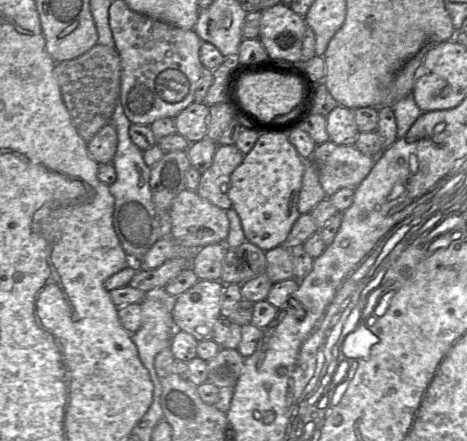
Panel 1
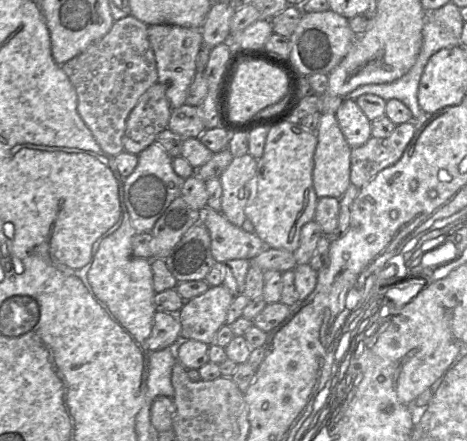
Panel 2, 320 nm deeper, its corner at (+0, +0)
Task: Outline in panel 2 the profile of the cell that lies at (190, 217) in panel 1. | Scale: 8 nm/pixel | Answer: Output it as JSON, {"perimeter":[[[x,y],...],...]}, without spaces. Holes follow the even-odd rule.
{"perimeter":[[[209,207],[200,210],[200,222],[209,232],[211,253],[216,262],[251,260],[267,248],[255,233],[232,224],[223,214]]]}

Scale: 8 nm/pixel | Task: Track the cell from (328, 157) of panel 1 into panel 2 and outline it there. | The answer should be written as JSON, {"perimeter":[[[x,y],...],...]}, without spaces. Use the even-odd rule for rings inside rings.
{"perimeter":[[[409,121],[397,125],[394,131],[386,138],[370,139],[362,146],[352,148],[350,156],[350,181],[351,185],[357,188],[363,188],[367,185],[380,171],[395,164],[403,155],[406,147],[412,140],[417,129],[416,121]]]}

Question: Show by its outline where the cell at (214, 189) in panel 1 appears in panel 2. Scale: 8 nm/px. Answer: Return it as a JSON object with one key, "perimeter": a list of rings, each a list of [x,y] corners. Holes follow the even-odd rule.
{"perimeter":[[[248,153],[234,157],[219,176],[222,188],[220,213],[238,227],[246,220],[244,187],[256,176],[257,160]]]}

